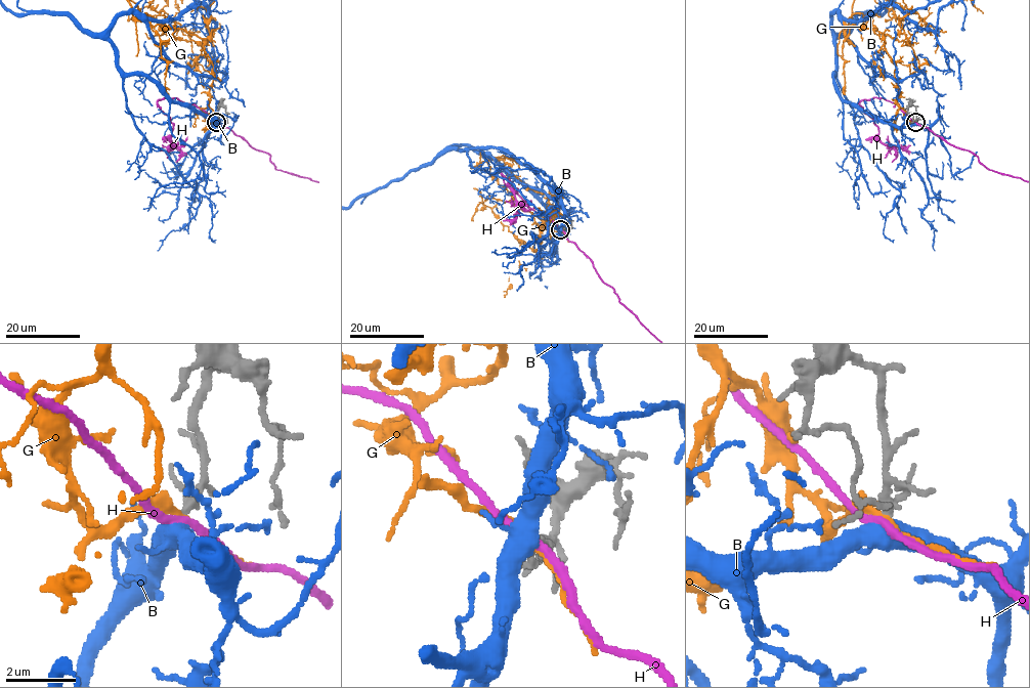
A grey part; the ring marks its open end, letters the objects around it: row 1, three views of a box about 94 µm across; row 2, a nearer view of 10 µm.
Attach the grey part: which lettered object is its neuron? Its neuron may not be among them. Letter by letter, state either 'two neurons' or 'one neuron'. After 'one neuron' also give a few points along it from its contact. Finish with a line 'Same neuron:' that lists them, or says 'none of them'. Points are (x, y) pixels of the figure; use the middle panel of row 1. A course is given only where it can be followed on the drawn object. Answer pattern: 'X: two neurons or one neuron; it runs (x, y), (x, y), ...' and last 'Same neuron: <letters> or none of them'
B: two neurons
G: two neurons
H: two neurons
Same neuron: none of them

